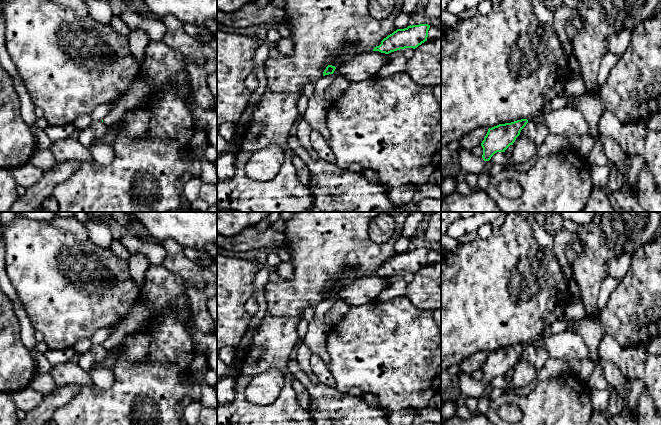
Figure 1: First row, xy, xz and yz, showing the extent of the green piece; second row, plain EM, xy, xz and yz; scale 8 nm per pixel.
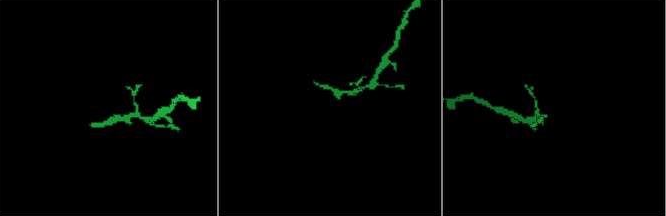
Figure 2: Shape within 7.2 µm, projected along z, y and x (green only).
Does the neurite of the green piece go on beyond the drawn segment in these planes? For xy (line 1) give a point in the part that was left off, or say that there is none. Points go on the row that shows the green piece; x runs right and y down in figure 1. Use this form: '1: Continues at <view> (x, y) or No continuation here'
1: No continuation here

